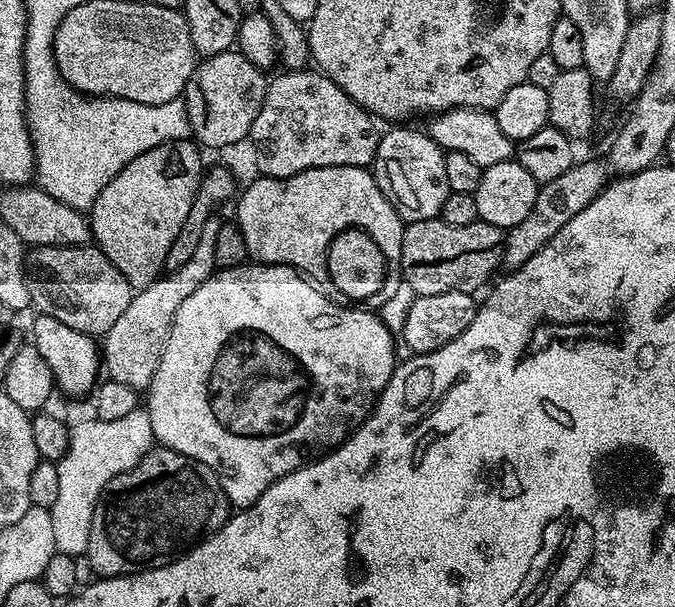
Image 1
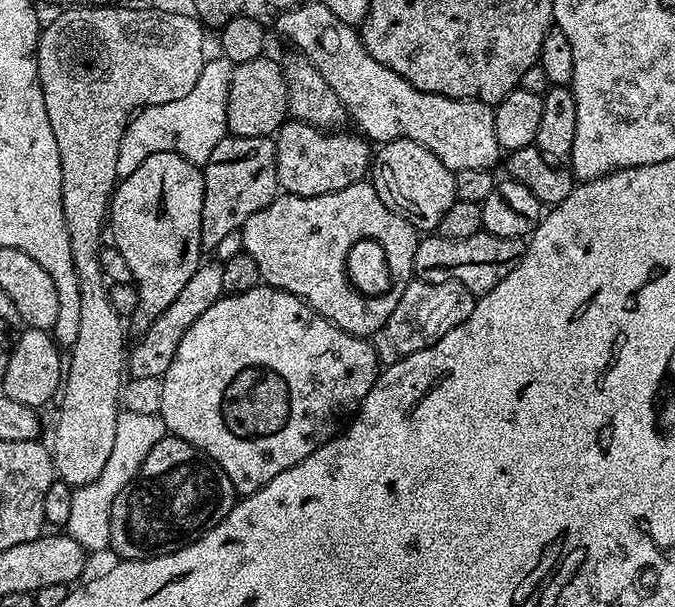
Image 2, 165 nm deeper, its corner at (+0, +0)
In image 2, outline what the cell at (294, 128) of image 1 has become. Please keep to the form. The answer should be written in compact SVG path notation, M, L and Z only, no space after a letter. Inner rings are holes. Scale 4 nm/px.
M289 119L279 132L275 133L276 142L276 183L287 195L290 196L317 196L318 194L330 194L334 190L346 190L346 186L354 186L361 183L369 175L370 165L374 159L373 149L370 147L369 141L363 135L356 136L336 136L340 134L329 134L323 128L315 128L313 124L303 124L300 120Z

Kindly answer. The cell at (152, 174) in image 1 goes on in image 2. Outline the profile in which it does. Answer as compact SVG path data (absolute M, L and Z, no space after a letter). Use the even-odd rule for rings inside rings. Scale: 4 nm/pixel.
M173 152L150 154L134 174L123 177L112 194L107 227L111 243L130 265L138 306L130 328L142 334L178 298L202 263L202 198L204 174L197 165Z

